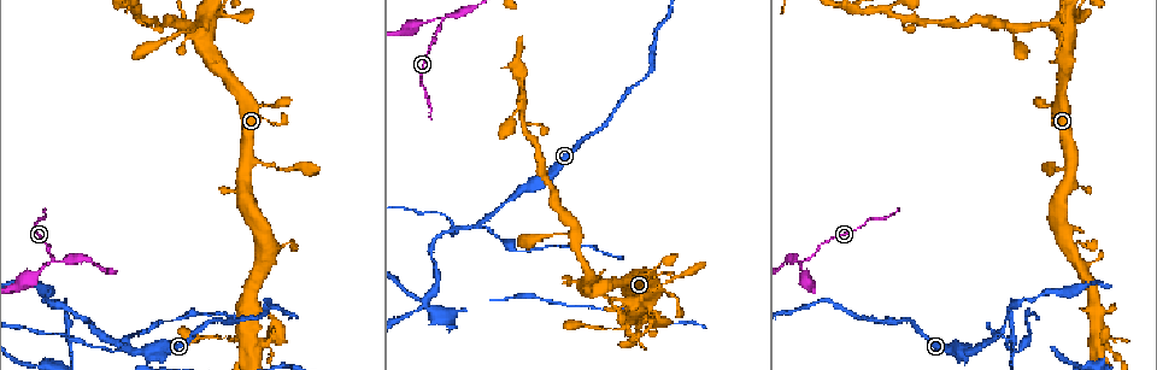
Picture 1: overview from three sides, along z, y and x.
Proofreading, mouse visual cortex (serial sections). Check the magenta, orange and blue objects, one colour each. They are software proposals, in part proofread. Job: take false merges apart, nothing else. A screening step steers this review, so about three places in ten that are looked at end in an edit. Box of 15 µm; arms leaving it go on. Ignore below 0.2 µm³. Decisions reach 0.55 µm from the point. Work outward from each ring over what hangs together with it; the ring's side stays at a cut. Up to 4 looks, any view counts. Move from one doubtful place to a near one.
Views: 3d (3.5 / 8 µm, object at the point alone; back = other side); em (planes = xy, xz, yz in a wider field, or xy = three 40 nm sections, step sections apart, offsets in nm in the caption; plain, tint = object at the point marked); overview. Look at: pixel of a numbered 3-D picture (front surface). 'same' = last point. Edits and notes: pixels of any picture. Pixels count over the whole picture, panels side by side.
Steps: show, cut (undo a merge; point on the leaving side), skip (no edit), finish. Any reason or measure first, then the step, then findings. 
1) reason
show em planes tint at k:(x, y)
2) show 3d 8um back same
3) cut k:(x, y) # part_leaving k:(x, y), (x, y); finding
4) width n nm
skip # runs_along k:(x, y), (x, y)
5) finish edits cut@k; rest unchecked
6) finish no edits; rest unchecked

show 3d 3.5um at 1:(1105, 343)

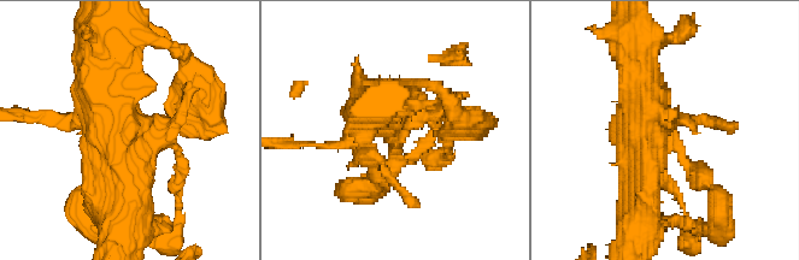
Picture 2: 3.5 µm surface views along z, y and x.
need the tissue
show em xy step 2 tint at 2:(392, 140)

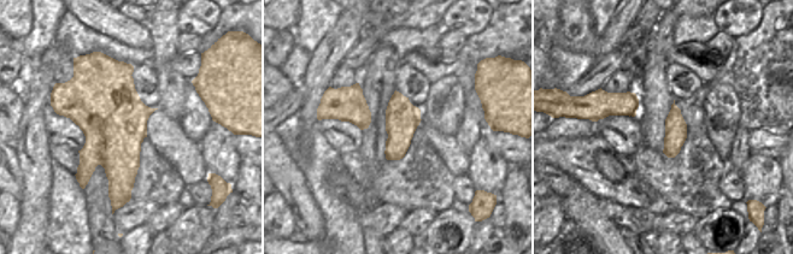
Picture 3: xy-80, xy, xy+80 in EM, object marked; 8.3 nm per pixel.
skip # all the same cell

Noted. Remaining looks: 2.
three arms meet
show 3d 3.5um back at 1:(454, 228)

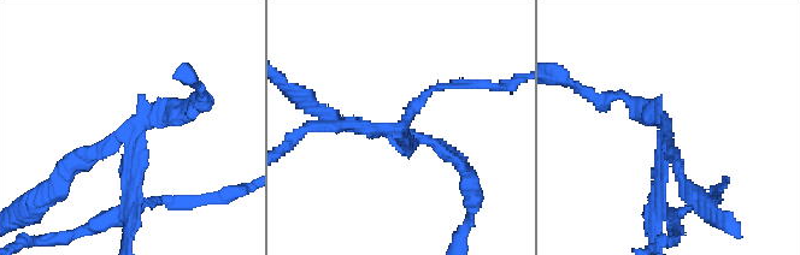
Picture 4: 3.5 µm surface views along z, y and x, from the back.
arms 3; arm_widths 150, 150, 200 nm; now the EM
show em xy step 2 tint at 4:(123, 135)

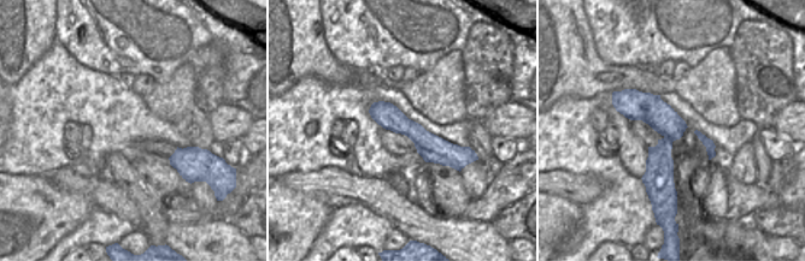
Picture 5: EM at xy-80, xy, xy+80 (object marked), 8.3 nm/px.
width 220 nm
cut 4:(128, 187) # part_leaving 4:(129, 141), (134, 203), (89, 226); a second cell is stuck on

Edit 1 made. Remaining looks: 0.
finish edits cut@4; rest unchecked

